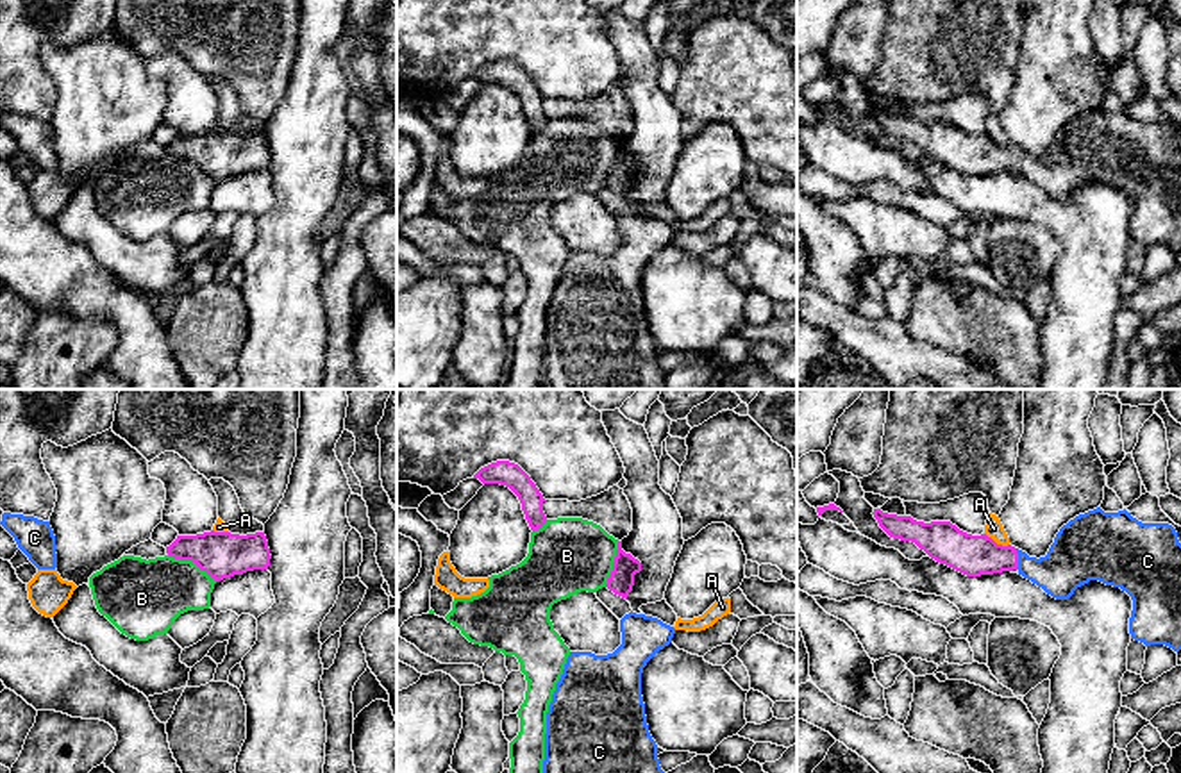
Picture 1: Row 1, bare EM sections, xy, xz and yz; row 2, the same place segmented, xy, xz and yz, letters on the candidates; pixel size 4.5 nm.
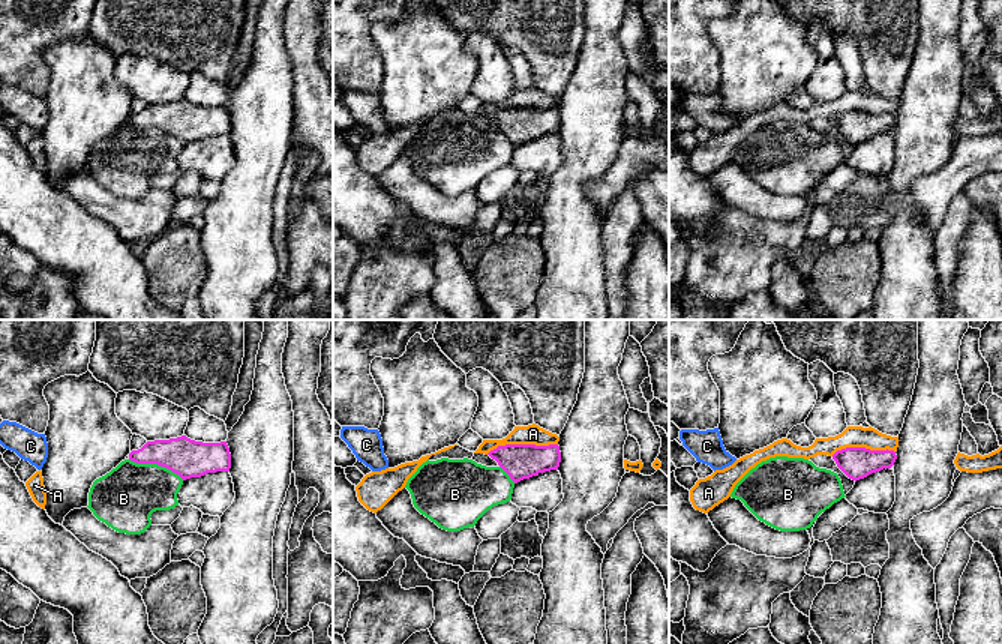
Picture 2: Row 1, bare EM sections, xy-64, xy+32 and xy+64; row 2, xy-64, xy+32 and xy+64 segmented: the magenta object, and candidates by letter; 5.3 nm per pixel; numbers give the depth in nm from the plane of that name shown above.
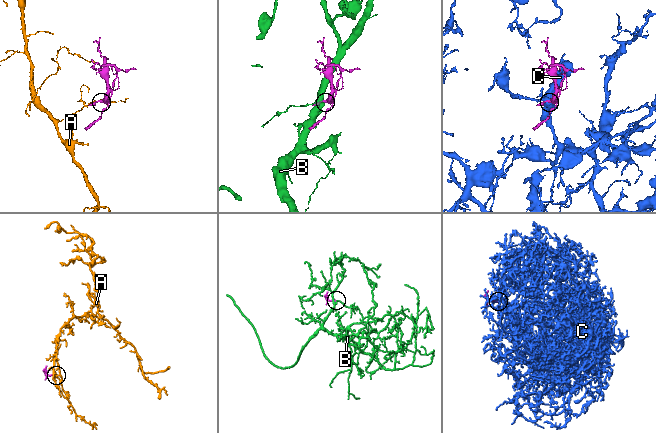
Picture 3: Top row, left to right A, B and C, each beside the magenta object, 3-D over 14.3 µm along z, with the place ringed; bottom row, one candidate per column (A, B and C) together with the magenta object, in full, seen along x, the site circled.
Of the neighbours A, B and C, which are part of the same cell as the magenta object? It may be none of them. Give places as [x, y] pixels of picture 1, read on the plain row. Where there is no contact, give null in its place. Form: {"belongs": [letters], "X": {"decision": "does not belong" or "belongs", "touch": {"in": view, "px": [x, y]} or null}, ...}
{"belongs": ["C"], "A": {"decision": "does not belong", "touch": {"in": "yz", "px": [996, 143]}}, "B": {"decision": "does not belong", "touch": {"in": "xy", "px": [193, 161]}}, "C": {"decision": "belongs", "touch": {"in": "yz", "px": [1017, 159]}}}

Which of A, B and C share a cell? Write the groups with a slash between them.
A / B / C

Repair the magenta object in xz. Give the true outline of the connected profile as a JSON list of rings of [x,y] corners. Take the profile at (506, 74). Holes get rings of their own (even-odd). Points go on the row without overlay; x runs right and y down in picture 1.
[[[497,61],[481,68],[473,79],[479,79],[482,84],[500,84],[509,87],[518,96],[532,132],[547,123],[547,116],[543,112],[545,98],[531,77],[518,64],[509,61]]]

